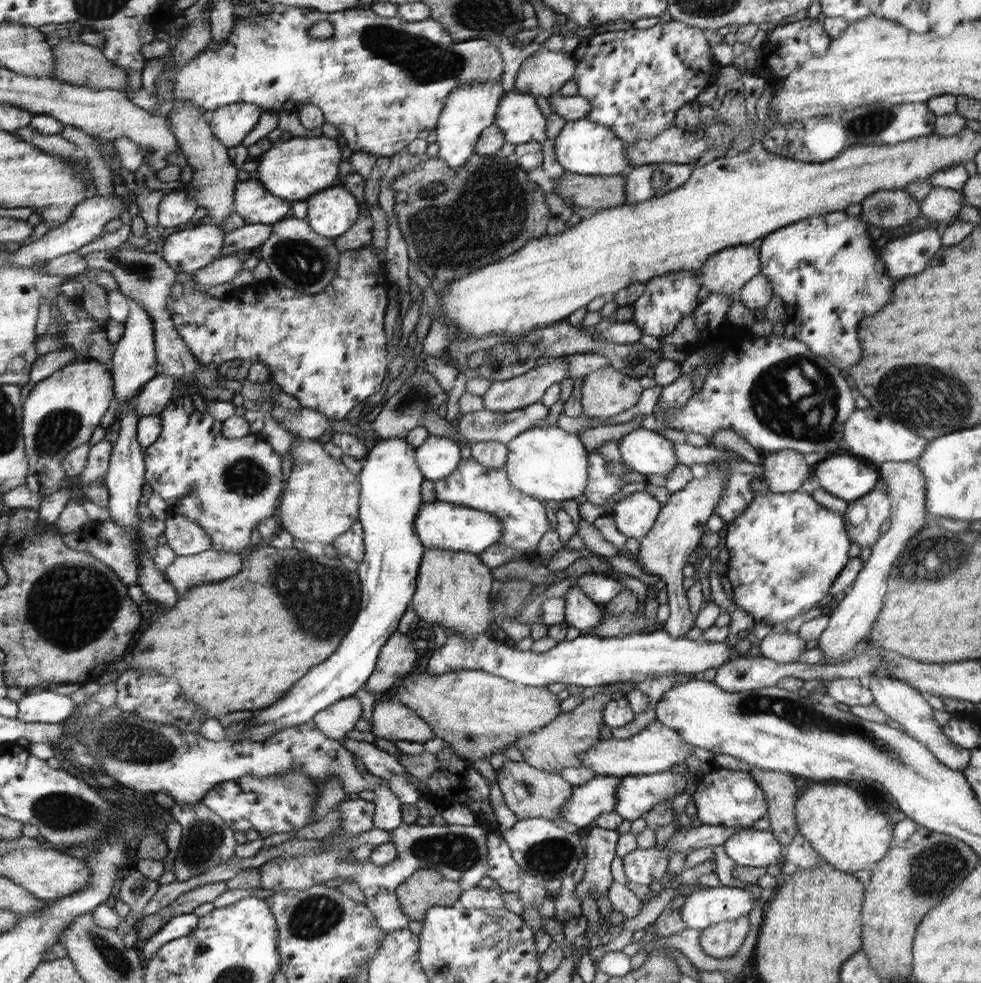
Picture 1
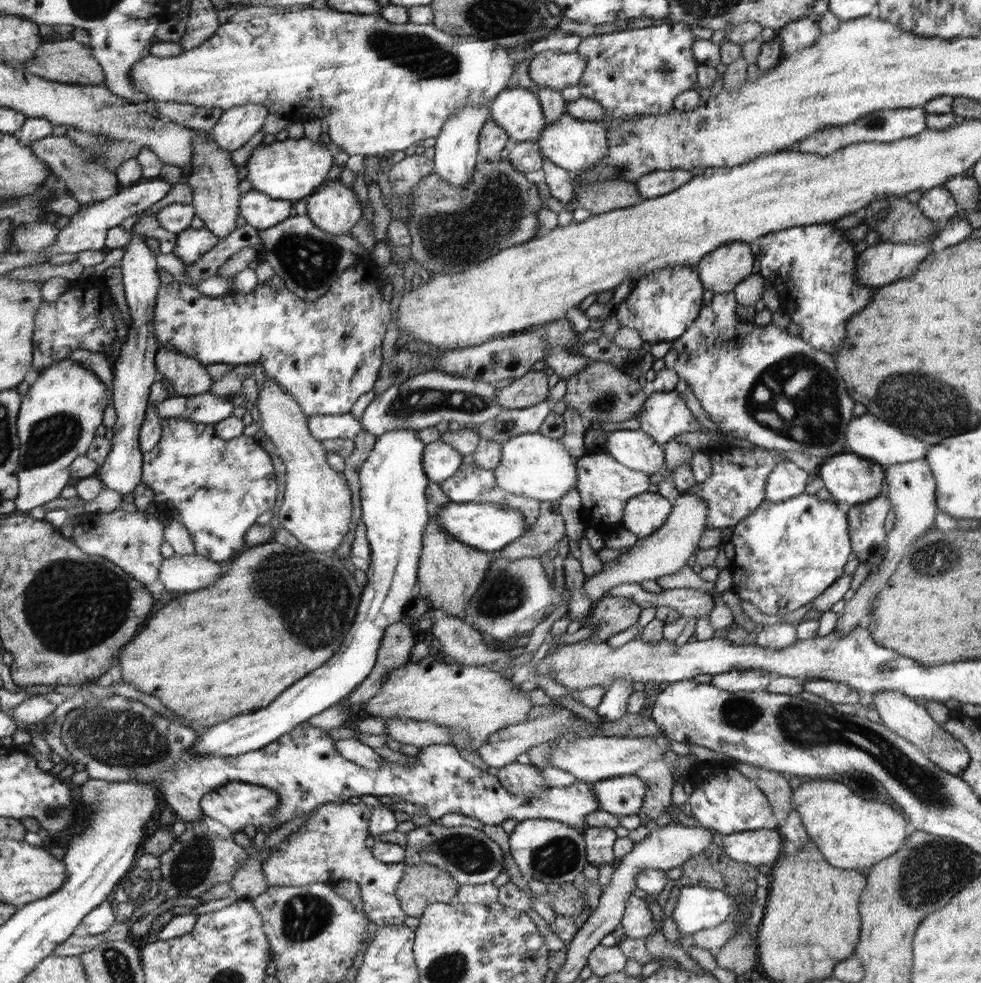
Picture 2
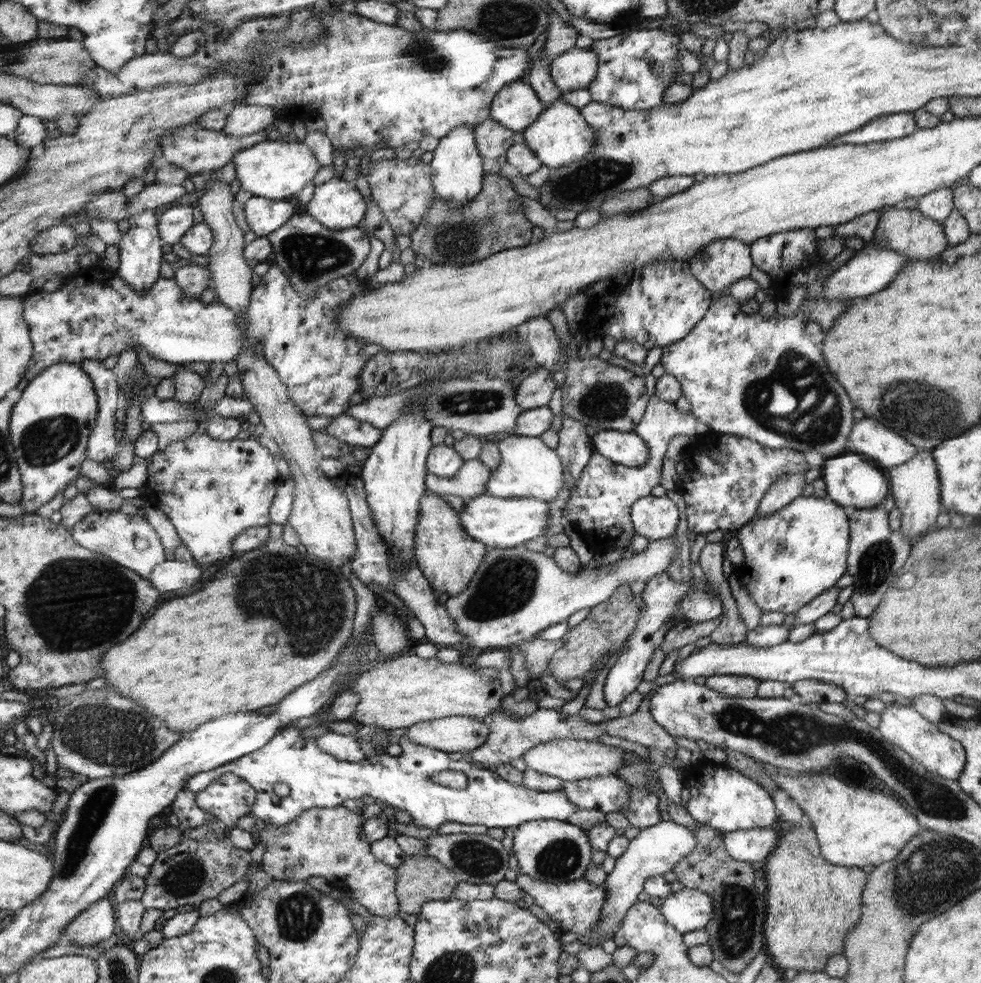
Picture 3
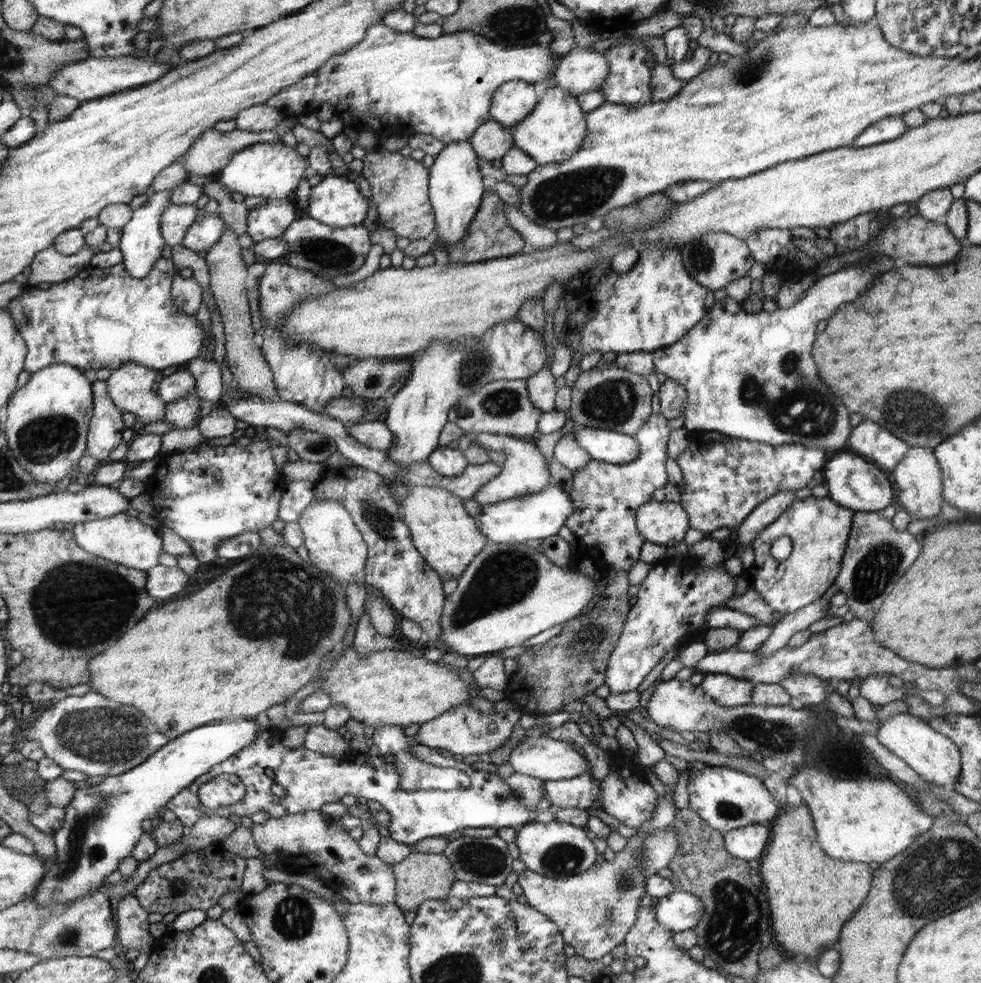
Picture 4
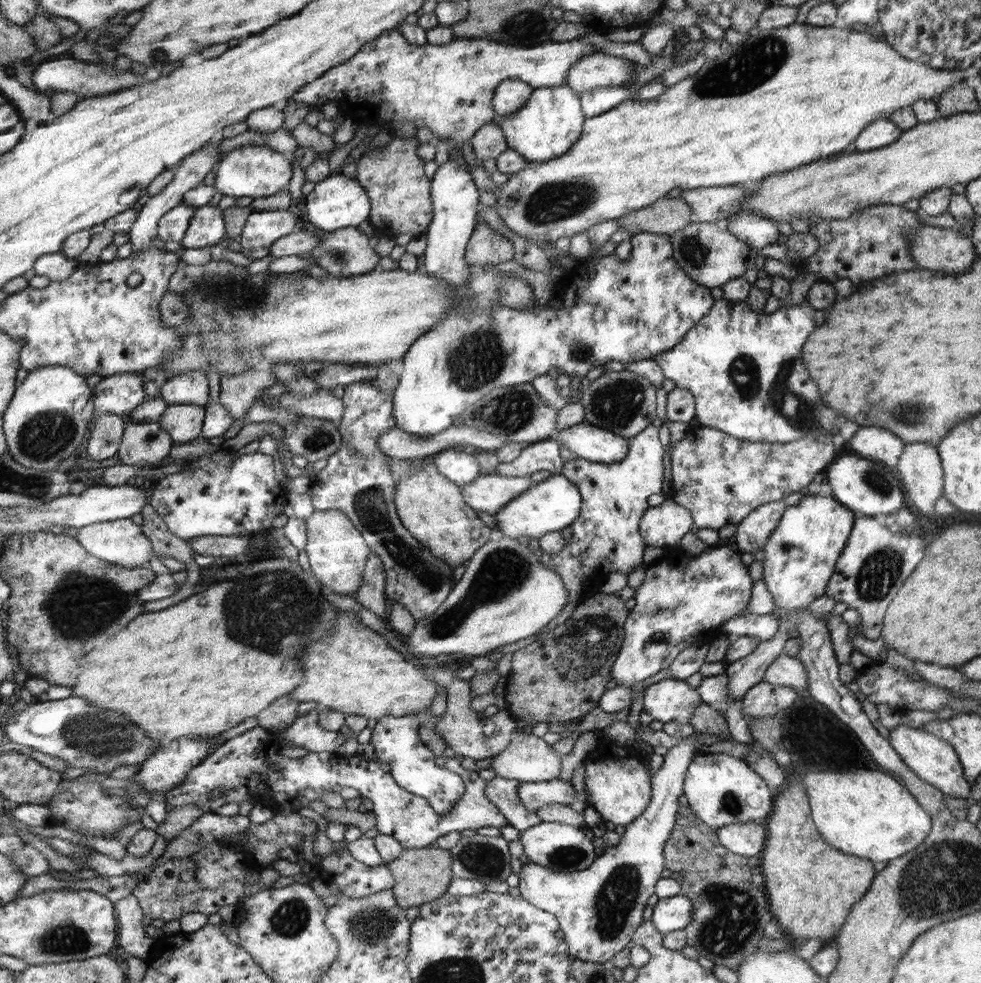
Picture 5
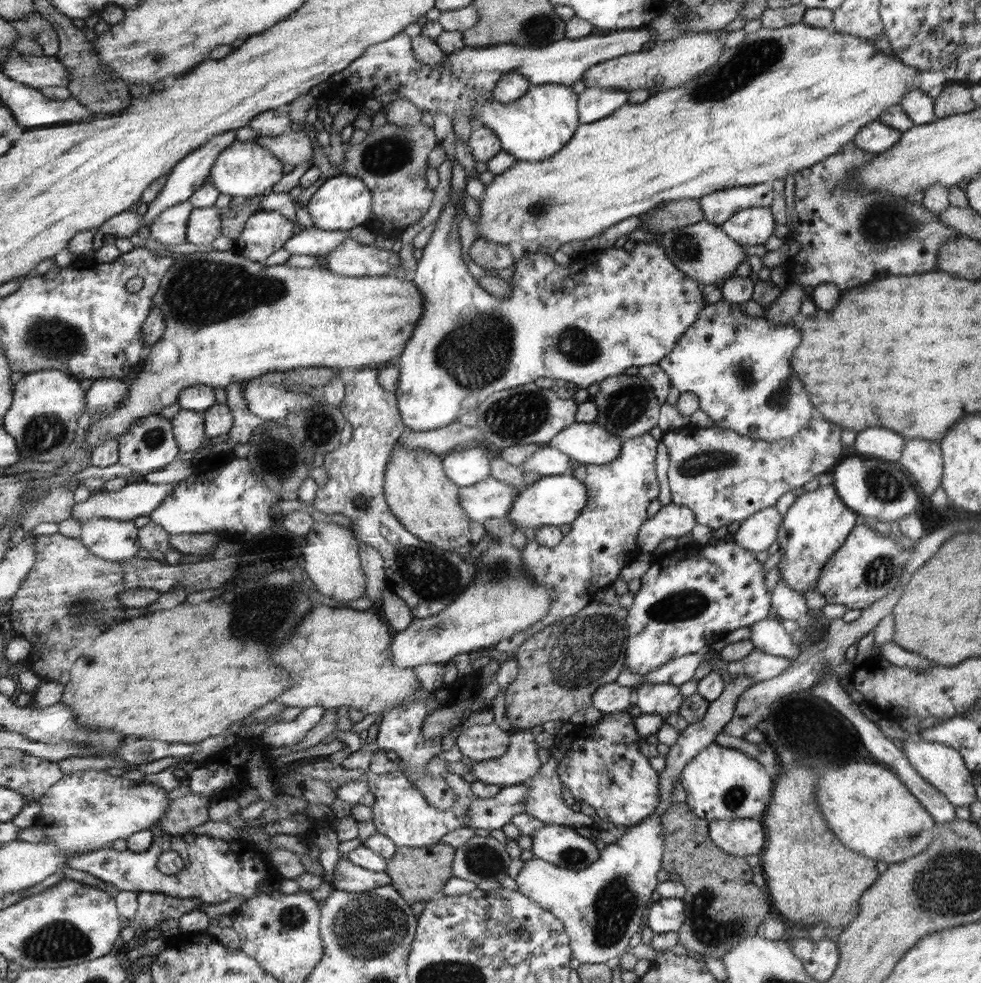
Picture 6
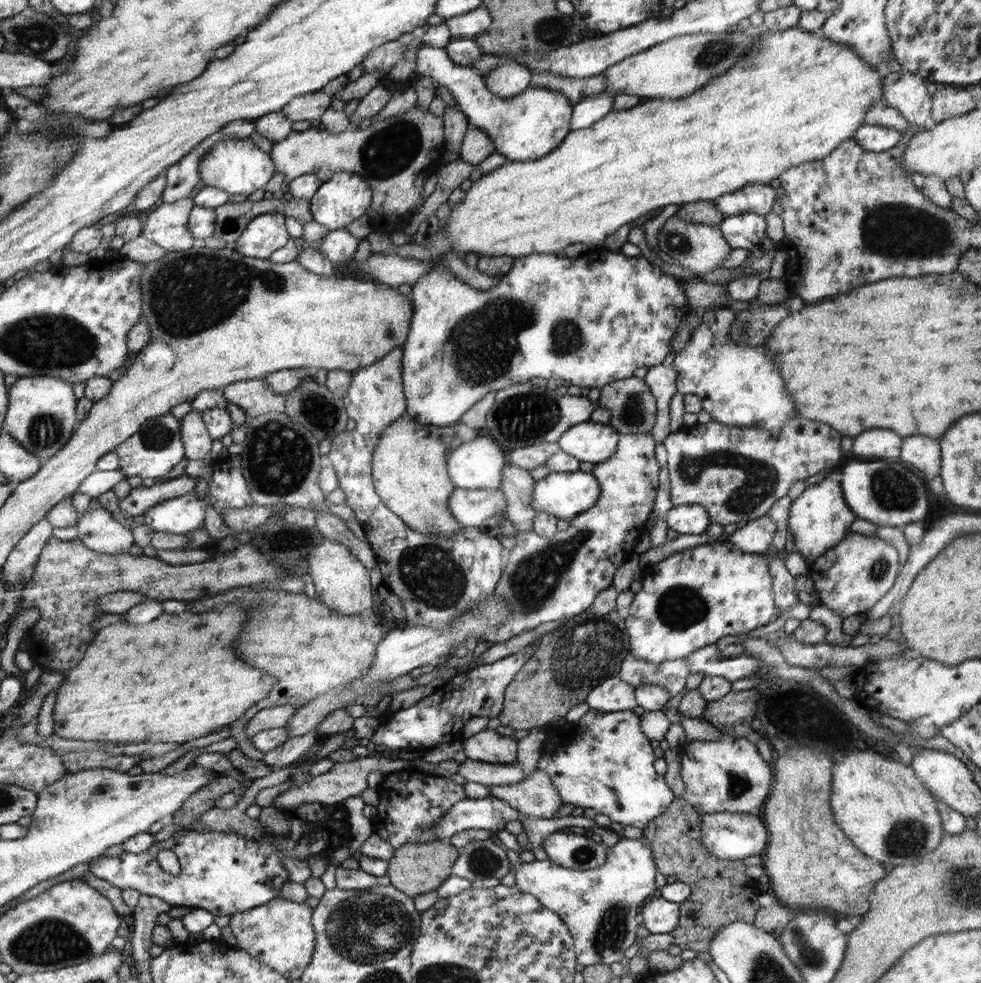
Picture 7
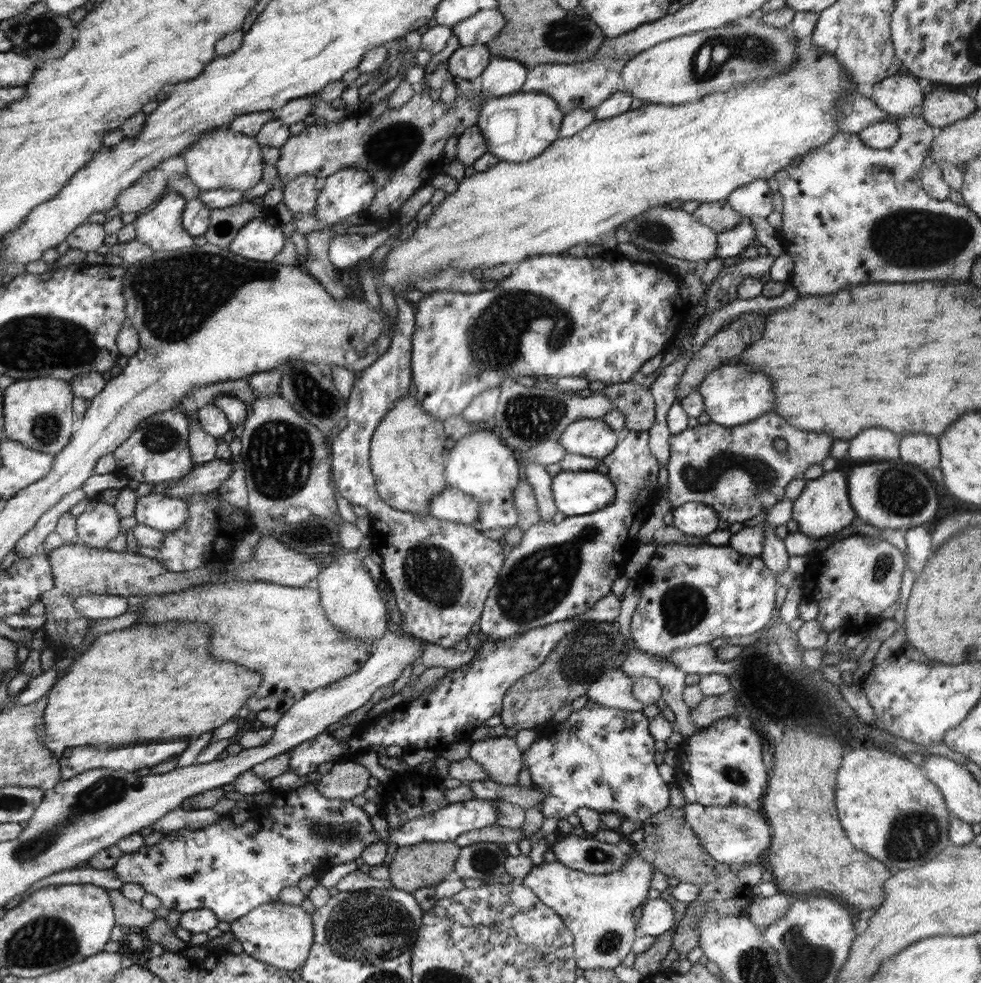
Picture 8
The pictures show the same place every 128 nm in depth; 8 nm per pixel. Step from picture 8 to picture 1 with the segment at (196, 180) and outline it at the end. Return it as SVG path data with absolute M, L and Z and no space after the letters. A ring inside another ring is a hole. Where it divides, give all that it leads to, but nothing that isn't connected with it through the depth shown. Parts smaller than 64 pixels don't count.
M324 134L319 137L292 137L277 141L258 160L256 180L260 181L273 196L291 202L306 201L308 196L330 188L338 178L338 164L342 160L340 146Z

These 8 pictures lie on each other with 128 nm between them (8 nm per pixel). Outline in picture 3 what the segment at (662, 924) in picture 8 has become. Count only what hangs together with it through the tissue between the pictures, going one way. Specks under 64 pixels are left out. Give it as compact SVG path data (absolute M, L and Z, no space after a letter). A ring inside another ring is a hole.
M692 888L670 893L659 907L662 916L682 935L704 929L717 914L714 898L709 893Z

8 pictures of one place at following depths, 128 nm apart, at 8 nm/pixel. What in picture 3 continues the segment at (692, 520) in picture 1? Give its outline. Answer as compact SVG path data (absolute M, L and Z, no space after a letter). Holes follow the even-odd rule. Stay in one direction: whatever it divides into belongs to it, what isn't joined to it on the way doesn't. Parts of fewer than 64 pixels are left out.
M670 536L664 540L649 541L643 552L634 552L630 558L622 558L616 564L606 566L593 566L582 568L577 573L566 572L552 557L546 556L543 552L530 551L522 545L514 548L492 548L485 556L485 562L478 567L472 582L462 591L460 595L450 597L444 606L449 615L457 622L461 629L462 636L466 636L469 648L478 650L507 649L512 645L531 641L548 627L554 624L567 622L568 618L584 608L592 608L604 603L608 598L612 598L614 591L618 587L636 580L649 581L652 577L662 574L673 562L674 557L680 553L679 545L675 536Z

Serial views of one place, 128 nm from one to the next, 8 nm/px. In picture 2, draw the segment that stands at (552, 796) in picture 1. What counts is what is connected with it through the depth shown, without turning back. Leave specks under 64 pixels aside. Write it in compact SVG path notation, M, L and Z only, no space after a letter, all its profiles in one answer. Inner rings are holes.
M518 761L499 768L497 778L510 793L518 797L535 798L549 788L542 779L540 769Z

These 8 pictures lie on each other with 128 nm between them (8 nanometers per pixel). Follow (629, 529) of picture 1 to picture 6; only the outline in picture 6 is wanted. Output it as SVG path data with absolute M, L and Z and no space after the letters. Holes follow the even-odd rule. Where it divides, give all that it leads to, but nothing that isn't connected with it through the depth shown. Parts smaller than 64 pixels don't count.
M674 503L662 506L641 528L638 536L640 550L642 553L655 554L666 539L686 536L696 524L697 515L693 509Z

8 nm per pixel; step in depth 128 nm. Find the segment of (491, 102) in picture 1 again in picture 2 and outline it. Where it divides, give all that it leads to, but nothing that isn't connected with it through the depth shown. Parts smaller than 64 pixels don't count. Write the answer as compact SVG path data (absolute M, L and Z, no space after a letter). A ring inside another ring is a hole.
M466 106L454 112L441 128L441 134L436 136L433 157L434 173L441 180L449 182L458 188L468 187L473 180L478 159L480 159L480 136L482 127L489 121L491 109L489 106Z

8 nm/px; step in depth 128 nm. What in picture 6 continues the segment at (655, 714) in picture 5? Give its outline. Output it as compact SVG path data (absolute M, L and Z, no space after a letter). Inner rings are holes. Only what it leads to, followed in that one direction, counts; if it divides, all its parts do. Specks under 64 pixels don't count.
M646 683L634 691L633 702L642 713L658 714L666 720L670 715L679 713L685 698L672 684Z

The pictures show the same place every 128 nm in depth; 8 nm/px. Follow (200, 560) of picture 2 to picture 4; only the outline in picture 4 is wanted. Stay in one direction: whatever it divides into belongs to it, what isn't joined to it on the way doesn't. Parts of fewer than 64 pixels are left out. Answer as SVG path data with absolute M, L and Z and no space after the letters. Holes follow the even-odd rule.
M162 564L147 570L148 591L150 596L158 600L167 600L176 597L189 583L190 576L178 567L167 567Z

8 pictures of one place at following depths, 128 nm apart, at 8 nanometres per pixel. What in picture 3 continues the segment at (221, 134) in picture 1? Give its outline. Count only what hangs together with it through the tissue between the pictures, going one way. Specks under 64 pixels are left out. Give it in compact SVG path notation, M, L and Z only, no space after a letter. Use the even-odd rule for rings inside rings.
M236 104L222 131L232 137L248 136L264 131L275 119L276 112L269 106Z

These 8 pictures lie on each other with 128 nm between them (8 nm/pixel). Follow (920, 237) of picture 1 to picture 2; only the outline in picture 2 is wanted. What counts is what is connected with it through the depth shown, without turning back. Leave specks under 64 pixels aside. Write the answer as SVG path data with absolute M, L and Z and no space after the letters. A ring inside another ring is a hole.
M933 240L920 244L894 244L880 241L866 245L859 253L859 282L870 288L882 288L900 278L912 276L933 252Z

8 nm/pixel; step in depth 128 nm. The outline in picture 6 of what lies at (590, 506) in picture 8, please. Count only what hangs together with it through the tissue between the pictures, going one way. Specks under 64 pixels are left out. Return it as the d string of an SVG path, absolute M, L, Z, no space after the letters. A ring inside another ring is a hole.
M567 473L560 476L543 476L533 484L527 485L519 495L513 508L508 514L508 519L522 530L524 527L538 529L540 526L552 525L560 527L570 524L584 510L588 502L588 489L583 481Z

